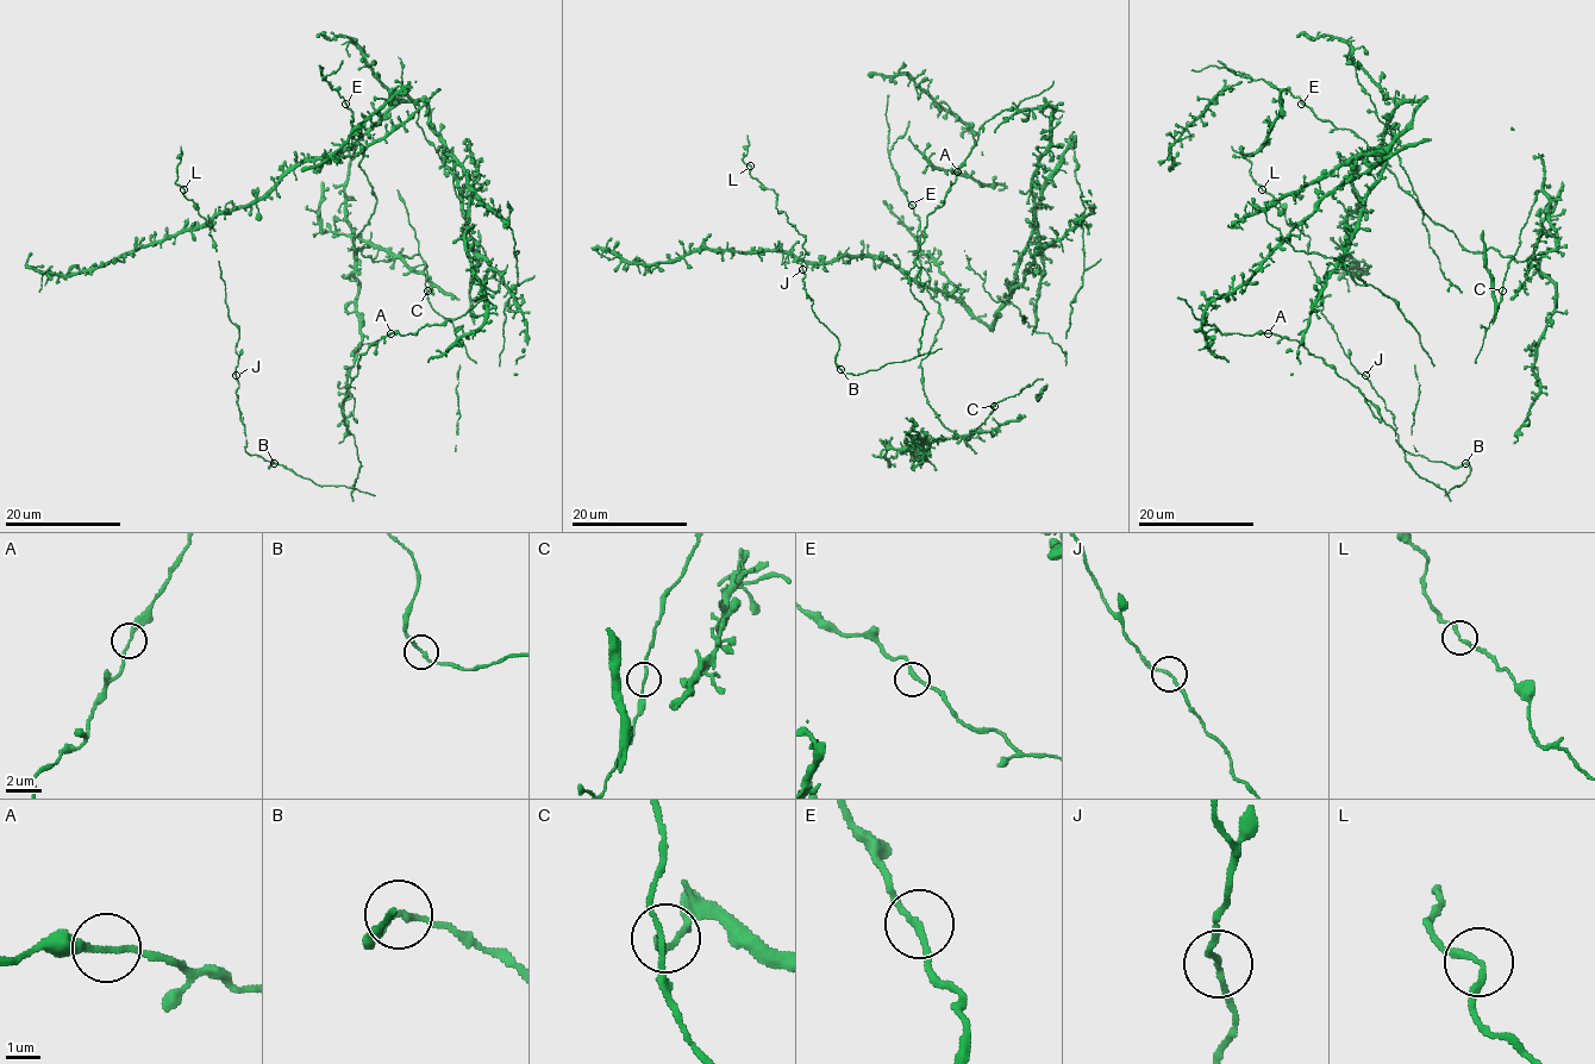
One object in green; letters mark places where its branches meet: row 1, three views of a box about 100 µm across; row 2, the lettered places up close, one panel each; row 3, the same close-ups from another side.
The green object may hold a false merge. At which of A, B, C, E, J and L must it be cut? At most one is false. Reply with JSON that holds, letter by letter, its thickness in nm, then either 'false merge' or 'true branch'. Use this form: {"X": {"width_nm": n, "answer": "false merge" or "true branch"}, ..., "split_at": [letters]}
{"A": {"width_nm": 180, "answer": "true branch"}, "B": {"width_nm": 180, "answer": "true branch"}, "C": {"width_nm": 130, "answer": "true branch"}, "E": {"width_nm": 190, "answer": "true branch"}, "J": {"width_nm": 150, "answer": "true branch"}, "L": {"width_nm": 170, "answer": "true branch"}, "split_at": []}

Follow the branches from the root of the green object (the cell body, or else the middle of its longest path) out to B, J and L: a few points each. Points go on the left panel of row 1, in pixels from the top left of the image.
B: (476, 314), (386, 335), (360, 356), (343, 400), (360, 463), (355, 489), (318, 484), (273, 463)
J: (476, 314), (386, 335), (360, 356), (343, 400), (360, 463), (355, 489), (318, 484), (250, 455), (236, 375)
L: (476, 314), (386, 335), (360, 356), (343, 400), (355, 489), (269, 468), (244, 449), (238, 329), (183, 189)

